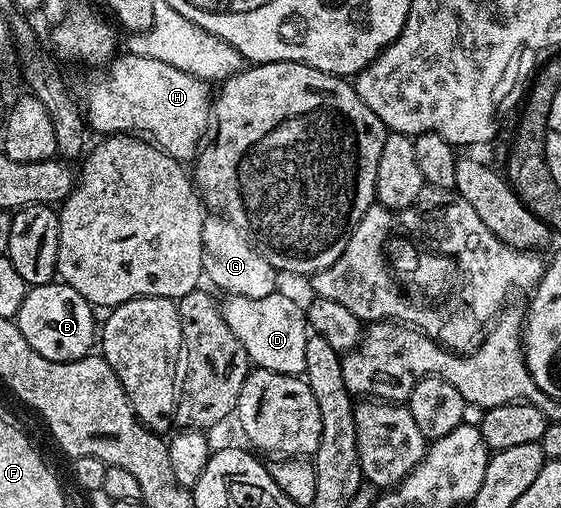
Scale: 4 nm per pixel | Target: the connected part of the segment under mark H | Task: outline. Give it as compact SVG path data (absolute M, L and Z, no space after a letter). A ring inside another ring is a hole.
M119 54L106 65L104 76L87 88L85 120L92 133L135 133L156 144L161 151L180 162L196 159L195 143L213 120L213 88L206 80L193 78L175 66L157 62L155 58L141 58Z

